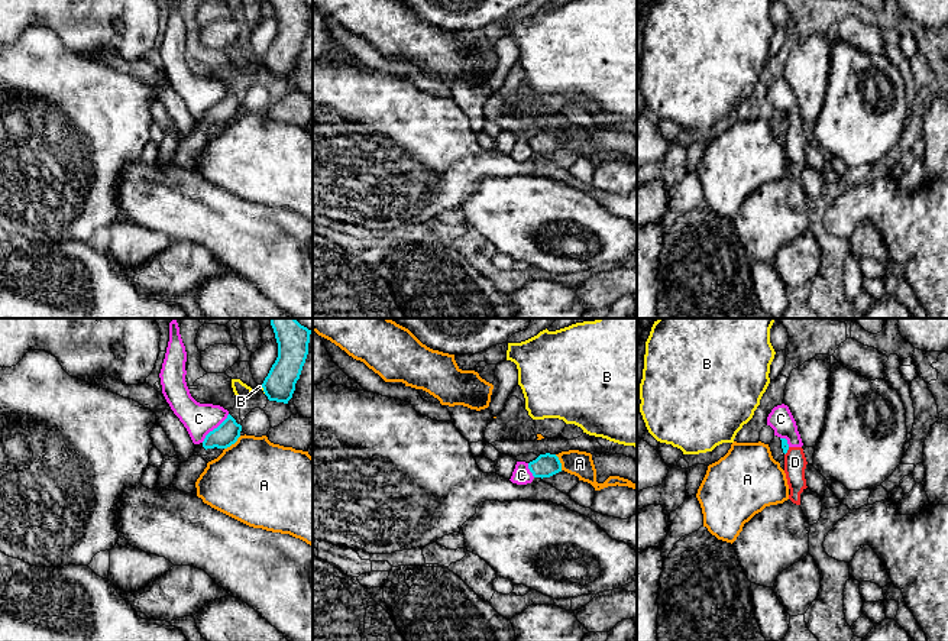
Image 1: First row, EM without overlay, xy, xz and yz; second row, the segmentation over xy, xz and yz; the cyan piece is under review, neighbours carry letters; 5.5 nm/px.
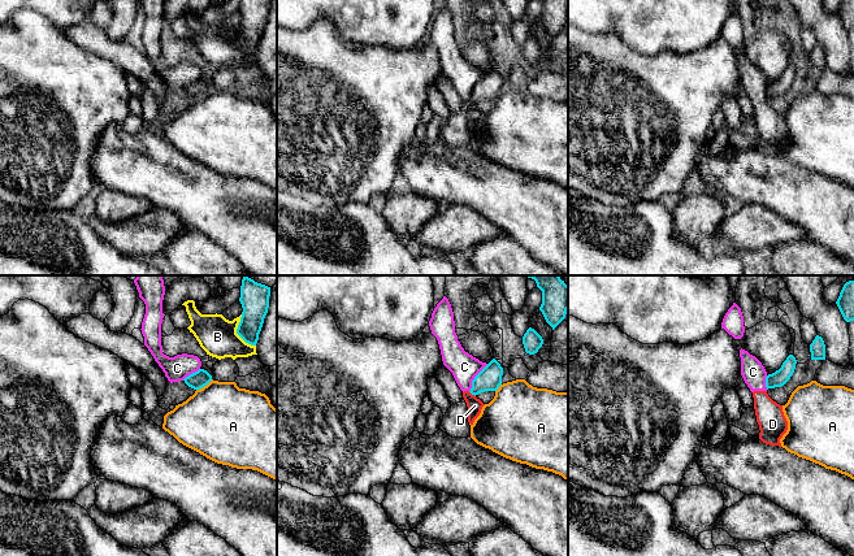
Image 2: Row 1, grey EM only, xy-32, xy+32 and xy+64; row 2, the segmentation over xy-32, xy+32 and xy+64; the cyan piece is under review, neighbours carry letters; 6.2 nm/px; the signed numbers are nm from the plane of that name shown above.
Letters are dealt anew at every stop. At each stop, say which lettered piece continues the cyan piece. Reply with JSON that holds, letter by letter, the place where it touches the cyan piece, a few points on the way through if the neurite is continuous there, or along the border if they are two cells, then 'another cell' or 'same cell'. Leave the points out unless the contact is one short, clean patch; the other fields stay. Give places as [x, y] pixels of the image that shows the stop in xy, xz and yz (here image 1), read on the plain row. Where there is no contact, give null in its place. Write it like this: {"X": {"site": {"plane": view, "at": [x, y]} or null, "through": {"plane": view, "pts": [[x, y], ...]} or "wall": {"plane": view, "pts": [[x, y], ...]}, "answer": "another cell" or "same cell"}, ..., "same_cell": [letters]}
{"A": {"site": {"plane": "xy", "at": [232, 119]}, "wall": {"plane": "xy", "pts": [[240, 112], [225, 125]]}, "answer": "another cell"}, "B": {"site": {"plane": "xy", "at": [264, 65]}, "wall": {"plane": "xy", "pts": [[261, 61], [265, 68]]}, "answer": "another cell"}, "C": {"site": {"plane": "xy", "at": [214, 104]}, "wall": {"plane": "xy", "pts": [[229, 90], [201, 117]]}, "answer": "another cell"}, "D": {"site": {"plane": "yz", "at": [786, 128]}, "wall": {"plane": "yz", "pts": [[789, 123], [785, 130]]}, "answer": "another cell"}, "same_cell": []}

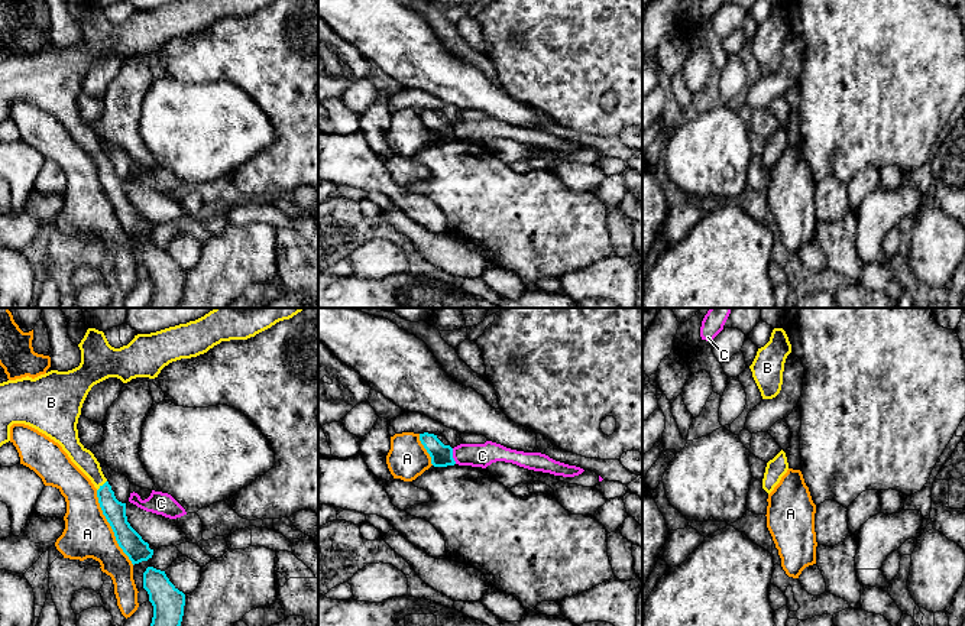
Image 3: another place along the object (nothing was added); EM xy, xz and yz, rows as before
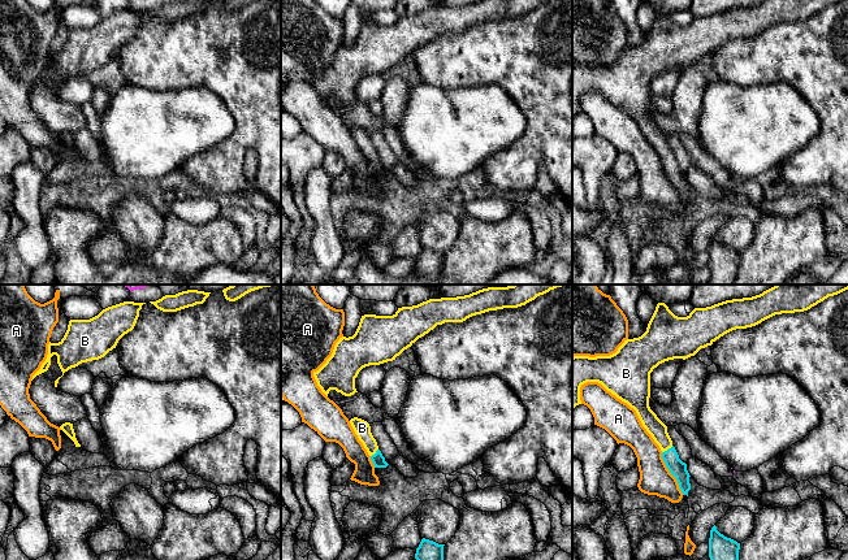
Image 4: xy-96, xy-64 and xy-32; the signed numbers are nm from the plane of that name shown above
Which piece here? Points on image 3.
{"A": {"site": {"plane": "xy", "at": [112, 204]}, "answer": "another cell"}, "B": {"site": {"plane": "xy", "at": [101, 162]}, "answer": "same cell"}, "C": {"site": {"plane": "xz", "at": [452, 132]}, "wall": {"plane": "xz", "pts": [[452, 125], [452, 133], [456, 139]]}, "answer": "another cell"}, "same_cell": ["B"]}

